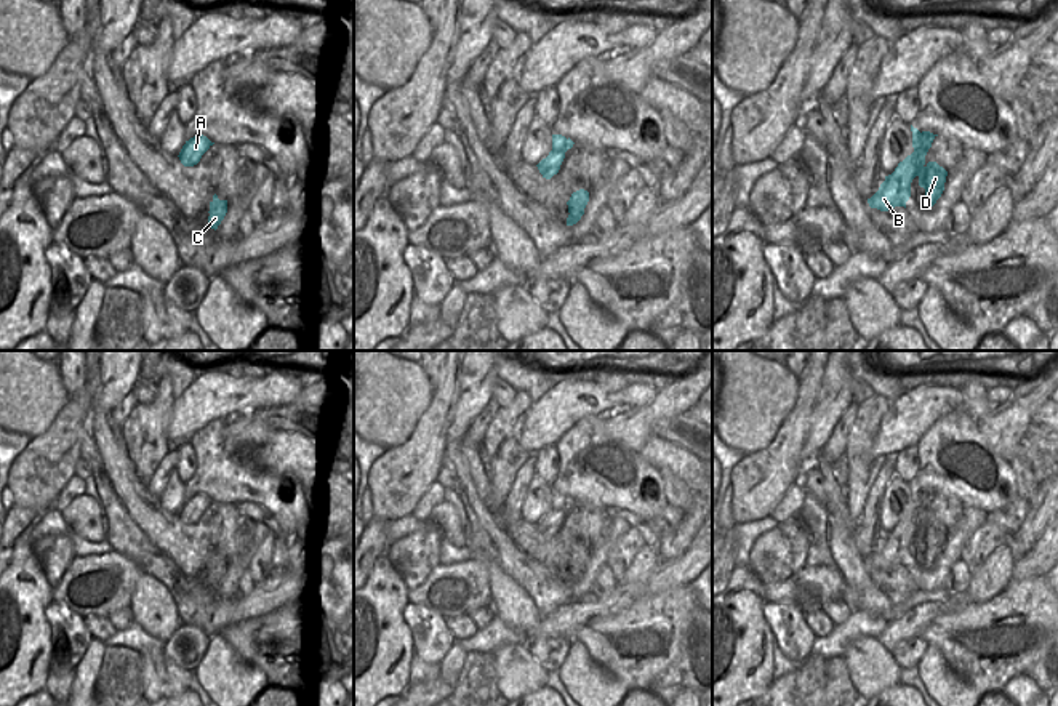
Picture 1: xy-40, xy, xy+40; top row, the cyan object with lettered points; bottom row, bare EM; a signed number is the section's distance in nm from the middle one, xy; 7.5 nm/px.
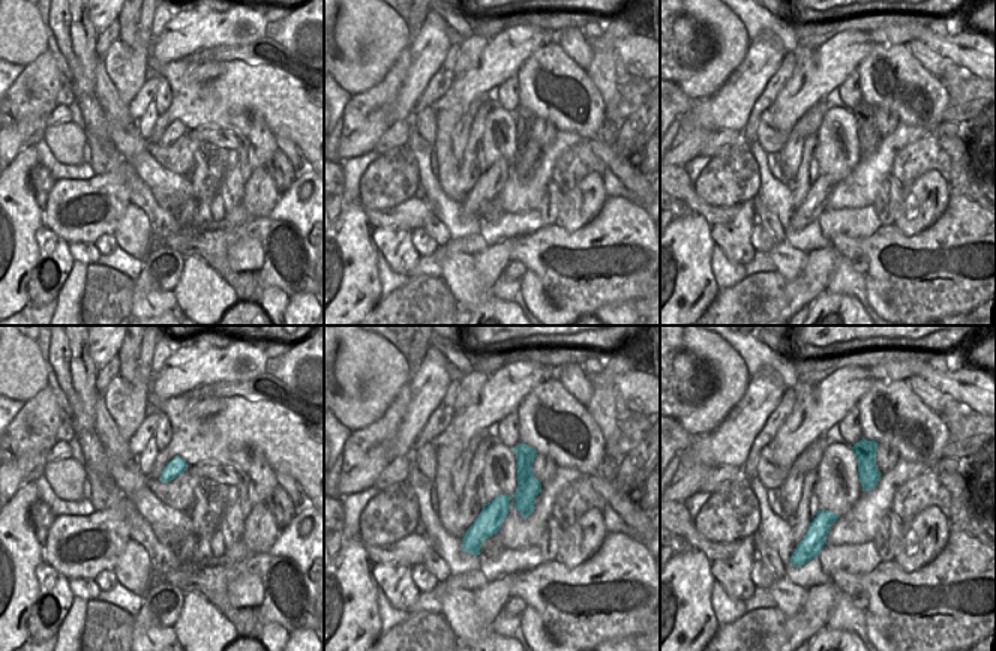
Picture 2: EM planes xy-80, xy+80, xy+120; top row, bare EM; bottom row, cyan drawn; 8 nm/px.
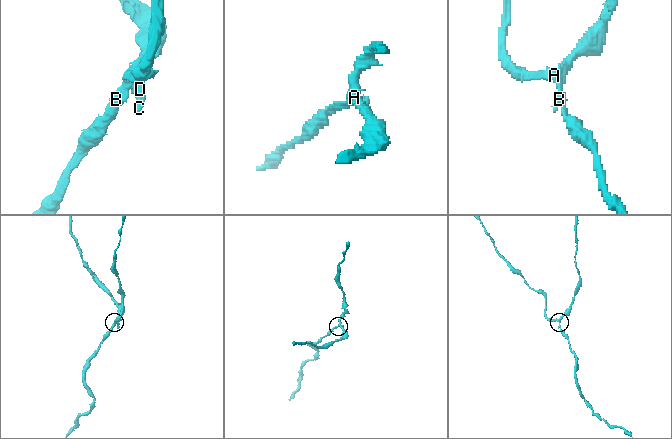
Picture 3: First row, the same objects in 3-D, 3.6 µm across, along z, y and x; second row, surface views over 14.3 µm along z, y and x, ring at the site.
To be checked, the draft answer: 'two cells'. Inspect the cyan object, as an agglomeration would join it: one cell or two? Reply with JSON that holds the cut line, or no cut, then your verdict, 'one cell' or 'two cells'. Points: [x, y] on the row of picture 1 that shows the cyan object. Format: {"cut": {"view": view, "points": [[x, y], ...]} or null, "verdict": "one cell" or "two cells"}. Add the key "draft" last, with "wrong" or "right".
{"cut": {"view": "xy+40", "points": [[922, 133], [916, 175]]}, "verdict": "two cells", "draft": "right"}

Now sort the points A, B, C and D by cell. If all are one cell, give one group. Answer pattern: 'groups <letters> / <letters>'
groups A B / C D

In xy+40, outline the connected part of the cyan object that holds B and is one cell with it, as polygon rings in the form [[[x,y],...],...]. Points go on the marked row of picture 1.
[[[911,125],[914,152],[898,163],[895,171],[885,176],[879,191],[868,199],[871,208],[888,211],[904,207],[911,197],[911,183],[917,176],[917,152],[922,147],[922,133]]]

